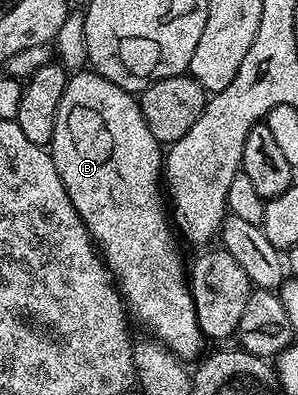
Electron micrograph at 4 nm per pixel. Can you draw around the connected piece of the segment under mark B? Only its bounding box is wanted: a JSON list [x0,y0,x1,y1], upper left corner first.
[48,68,204,360]

